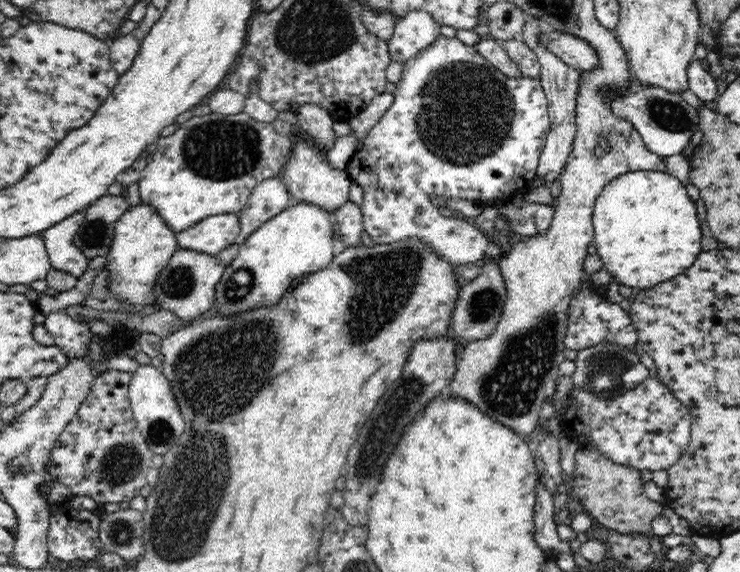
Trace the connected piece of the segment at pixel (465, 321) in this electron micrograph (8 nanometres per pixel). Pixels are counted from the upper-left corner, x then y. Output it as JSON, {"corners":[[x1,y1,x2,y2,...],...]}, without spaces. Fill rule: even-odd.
{"corners":[[494,235,491,236,491,242,499,246,499,250,501,250,499,256,479,263,479,276,470,282,463,282,458,288,459,294,453,307,452,316,450,316,451,326,449,331,455,338,470,342,488,338,497,327,507,302,506,283,502,269,500,269,500,262,508,251,495,240]]}

